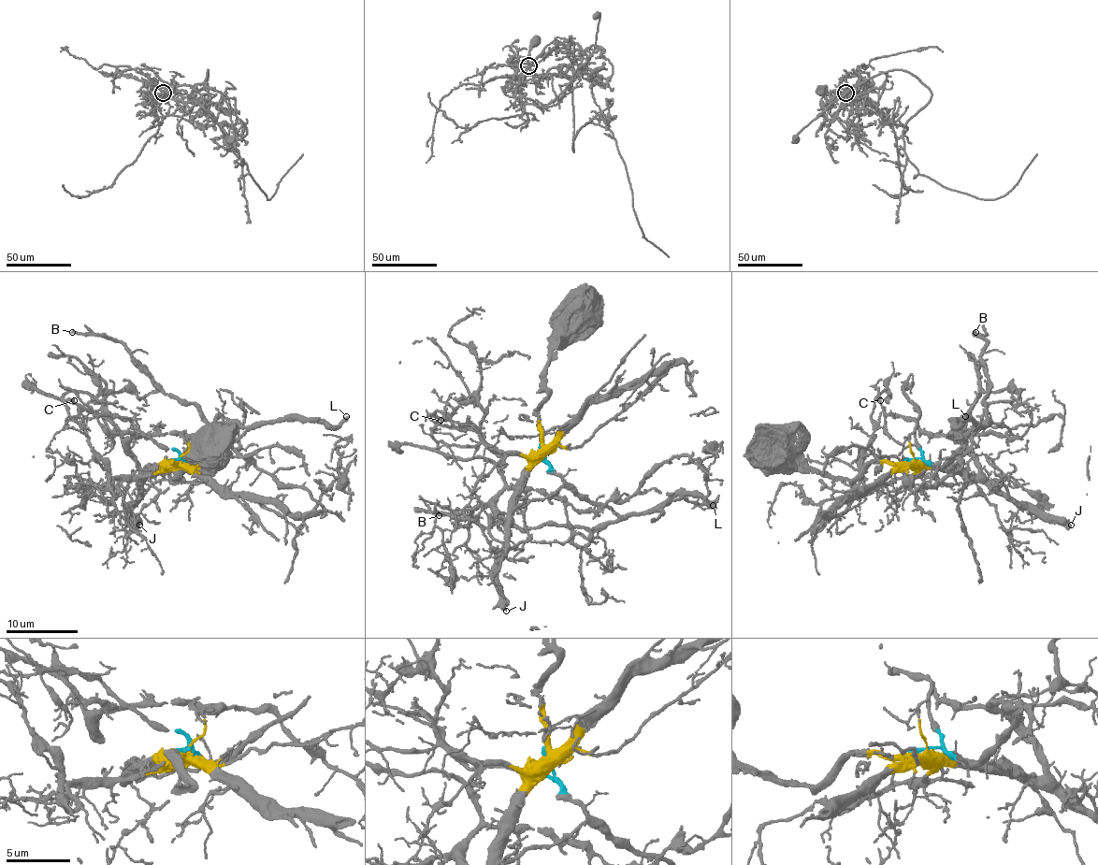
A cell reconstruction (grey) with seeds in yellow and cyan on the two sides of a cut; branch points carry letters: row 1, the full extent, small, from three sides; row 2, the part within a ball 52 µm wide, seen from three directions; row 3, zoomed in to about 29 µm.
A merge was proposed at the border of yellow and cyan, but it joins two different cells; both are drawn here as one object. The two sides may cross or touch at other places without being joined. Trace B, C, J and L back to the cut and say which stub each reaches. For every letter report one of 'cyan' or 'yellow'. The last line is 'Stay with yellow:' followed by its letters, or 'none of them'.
B: cyan
C: yellow
J: yellow
L: cyan
Stay with yellow: C, J

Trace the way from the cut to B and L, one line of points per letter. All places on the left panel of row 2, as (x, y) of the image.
B: (176, 461), (200, 466), (251, 428), (209, 423), (192, 403), (172, 398), (120, 342), (94, 334), (71, 332)
L: (176, 461), (200, 466), (254, 426), (308, 420), (337, 425), (346, 416)

